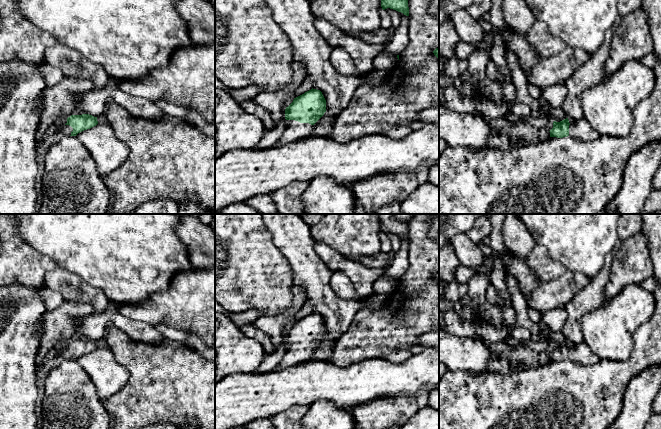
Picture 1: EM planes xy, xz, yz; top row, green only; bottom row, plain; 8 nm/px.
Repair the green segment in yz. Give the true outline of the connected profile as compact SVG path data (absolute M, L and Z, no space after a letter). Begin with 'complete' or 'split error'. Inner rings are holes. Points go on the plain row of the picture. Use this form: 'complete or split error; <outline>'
split error; M568 342L553 346L553 352L549 355L550 361L563 362L571 360L579 365L592 365L600 361L591 349L583 342L578 345L569 346Z

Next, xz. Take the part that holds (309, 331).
split error; M311 313L294 322L285 333L285 354L274 370L281 370L308 361L313 349L326 336L326 324L320 314Z

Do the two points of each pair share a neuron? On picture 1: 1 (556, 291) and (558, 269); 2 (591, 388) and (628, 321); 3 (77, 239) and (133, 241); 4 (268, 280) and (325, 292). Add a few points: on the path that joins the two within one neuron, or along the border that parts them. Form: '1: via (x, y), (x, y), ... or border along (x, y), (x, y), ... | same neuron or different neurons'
1: border along (567, 270), (558, 277), (543, 283) | different neurons
2: border along (630, 353), (624, 360), (600, 360) | different neurons
3: via (91, 239), (119, 239) | same neuron
4: border along (287, 259), (294, 282) | different neurons

